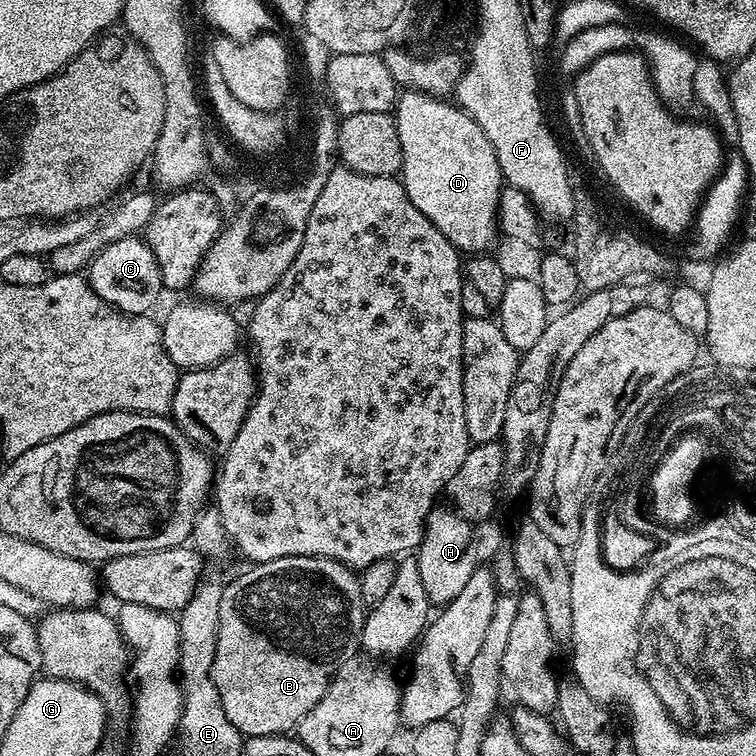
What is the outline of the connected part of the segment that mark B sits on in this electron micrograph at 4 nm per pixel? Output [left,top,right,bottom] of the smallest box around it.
[212,556,366,737]

